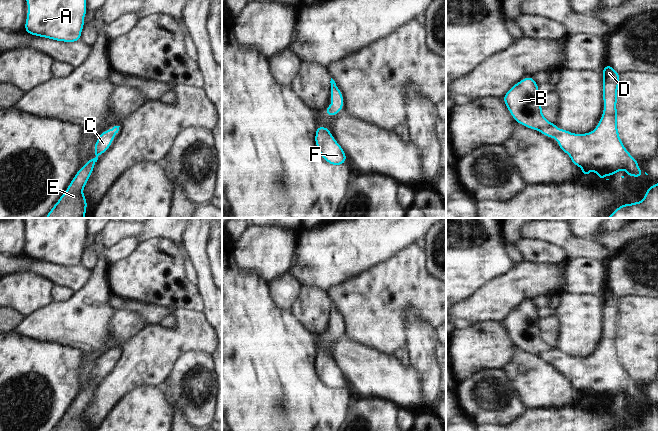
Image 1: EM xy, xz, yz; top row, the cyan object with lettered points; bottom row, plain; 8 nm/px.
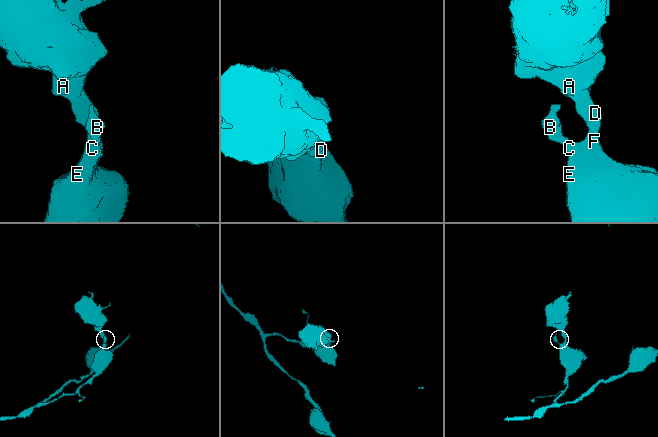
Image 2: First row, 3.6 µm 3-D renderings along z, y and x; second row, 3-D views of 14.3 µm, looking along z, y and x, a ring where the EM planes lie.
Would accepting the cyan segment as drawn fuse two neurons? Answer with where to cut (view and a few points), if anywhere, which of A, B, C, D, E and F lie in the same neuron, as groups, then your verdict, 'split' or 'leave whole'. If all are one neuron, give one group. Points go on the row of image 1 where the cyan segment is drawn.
no cut; A B C D E F; leave whole

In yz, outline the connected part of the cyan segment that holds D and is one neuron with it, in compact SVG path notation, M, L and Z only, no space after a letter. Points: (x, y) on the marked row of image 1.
M610 64L601 73L605 106L597 127L590 133L570 133L546 120L542 113L539 85L533 77L528 76L513 85L503 101L515 122L546 137L556 138L560 150L571 157L574 165L582 168L583 176L588 177L592 170L597 173L598 179L606 179L606 175L612 176L624 169L628 176L640 178L643 173L638 167L639 162L626 150L617 130L616 104L620 74Z

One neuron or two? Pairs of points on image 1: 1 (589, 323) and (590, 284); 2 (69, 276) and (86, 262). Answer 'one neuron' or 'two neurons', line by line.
1: two neurons
2: two neurons

